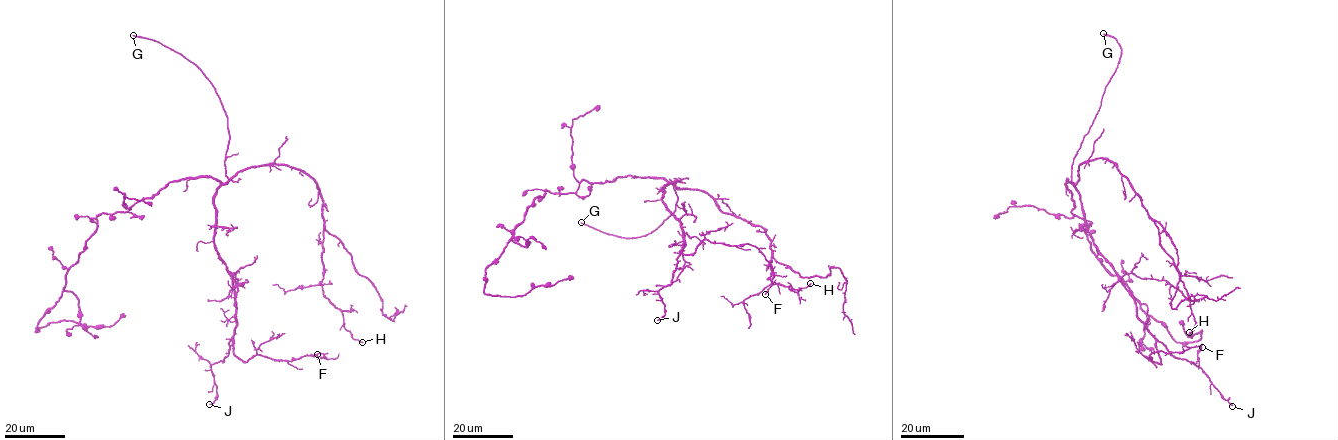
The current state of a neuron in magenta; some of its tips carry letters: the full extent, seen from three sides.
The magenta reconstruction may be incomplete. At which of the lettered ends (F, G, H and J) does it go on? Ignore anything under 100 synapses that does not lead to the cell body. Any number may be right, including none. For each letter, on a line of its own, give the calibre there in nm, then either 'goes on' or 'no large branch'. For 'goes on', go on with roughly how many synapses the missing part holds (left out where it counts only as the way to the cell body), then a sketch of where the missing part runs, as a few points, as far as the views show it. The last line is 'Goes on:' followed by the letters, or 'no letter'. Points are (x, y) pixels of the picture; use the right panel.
F: 100 nm | no large branch
G: 190 nm | goes on | (1103, 33), (1091, 23), (1076, 20)
H: 170 nm | no large branch
J: 140 nm | no large branch
Goes on: G

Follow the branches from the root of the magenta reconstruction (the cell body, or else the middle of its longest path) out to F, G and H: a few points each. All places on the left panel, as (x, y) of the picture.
F: (203, 177), (220, 183), (214, 247), (234, 291), (233, 352), (244, 361), (257, 354), (325, 357), (317, 354)
G: (203, 177), (222, 183), (228, 180), (224, 163), (227, 118), (215, 89), (180, 54), (133, 35)
H: (203, 177), (225, 183), (239, 171), (273, 163), (311, 177), (322, 200), (323, 295), (362, 342)

